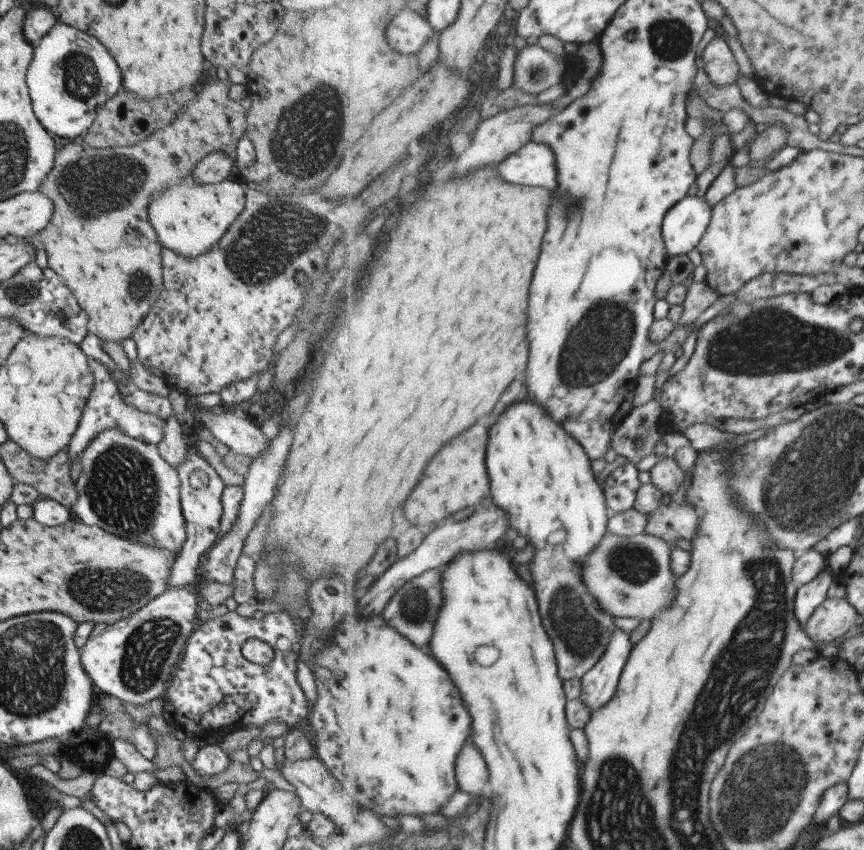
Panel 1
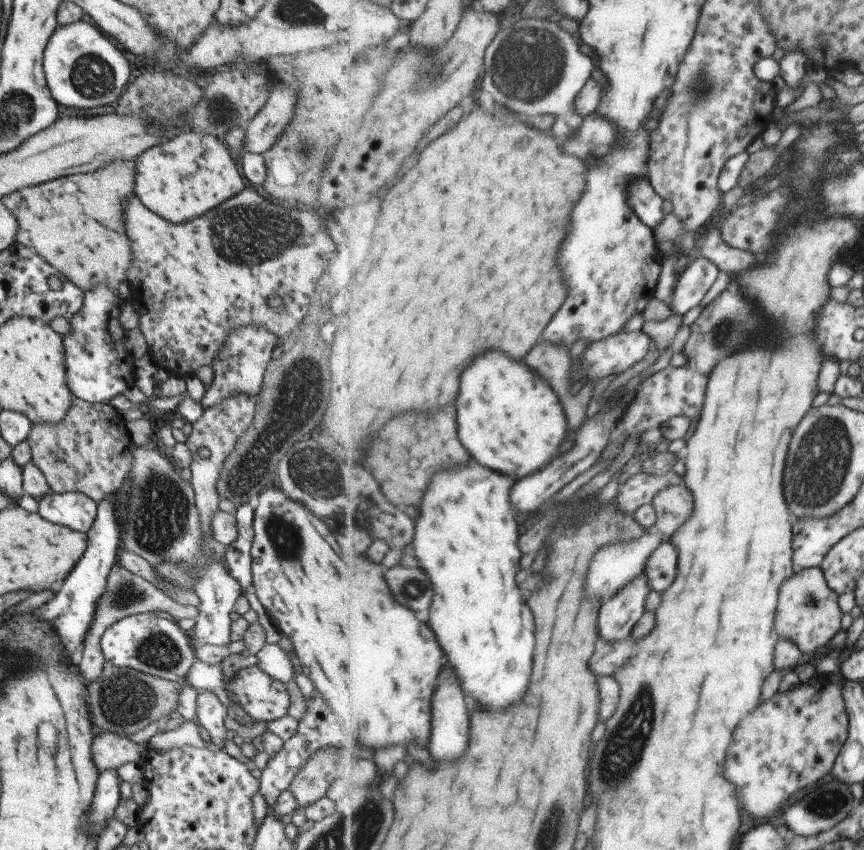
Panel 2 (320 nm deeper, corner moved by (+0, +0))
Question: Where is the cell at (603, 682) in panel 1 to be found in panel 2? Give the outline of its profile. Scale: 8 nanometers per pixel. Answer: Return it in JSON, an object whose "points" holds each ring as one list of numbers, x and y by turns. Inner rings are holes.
{"points":[[645,570,645,574,605,602,599,618,601,636,609,641,620,641,631,636,635,625,647,612,647,599,652,592]]}

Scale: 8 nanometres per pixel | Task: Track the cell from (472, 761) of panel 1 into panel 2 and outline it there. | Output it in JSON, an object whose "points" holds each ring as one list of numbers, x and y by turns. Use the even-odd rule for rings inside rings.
{"points":[[445,668,441,674,441,684,437,684,437,696,433,696,433,740,431,752,439,760,453,760,467,752,469,746,469,706,461,682,457,676]]}

